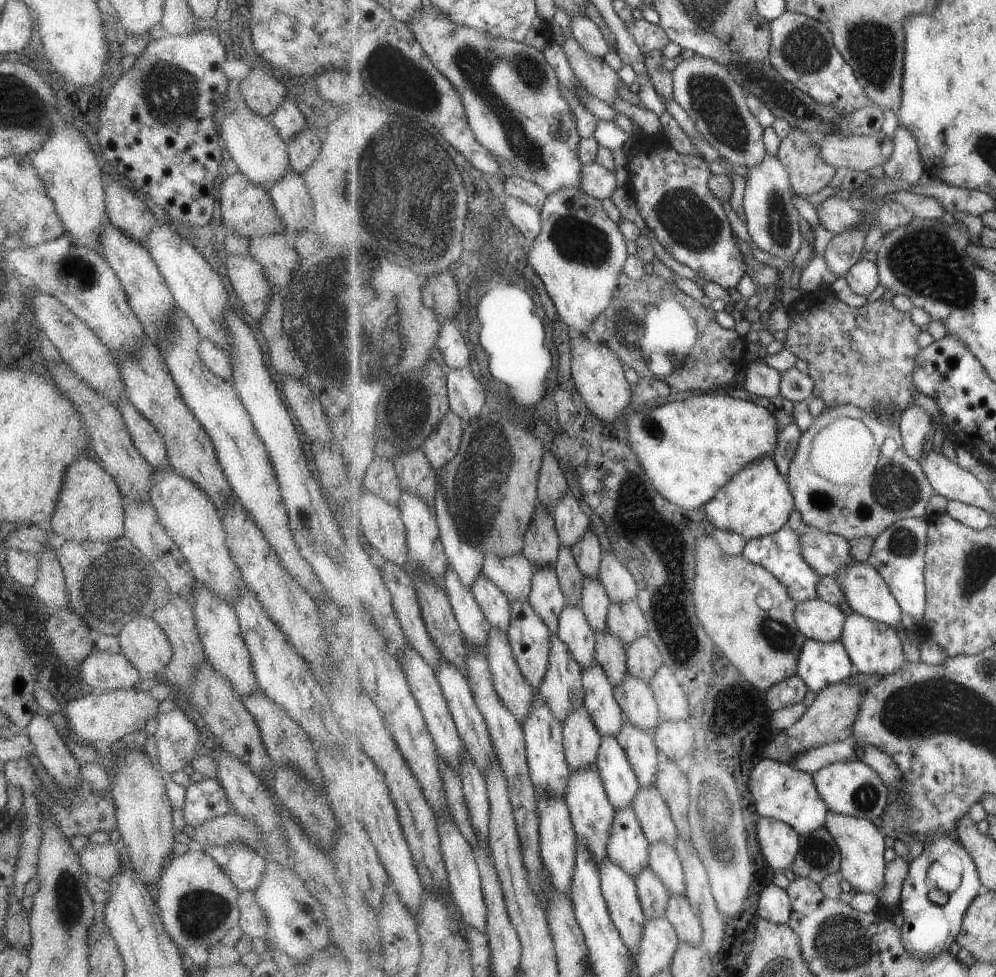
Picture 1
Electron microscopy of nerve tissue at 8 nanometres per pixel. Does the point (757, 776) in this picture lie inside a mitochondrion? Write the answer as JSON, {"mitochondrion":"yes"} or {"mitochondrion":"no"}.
{"mitochondrion":"no"}

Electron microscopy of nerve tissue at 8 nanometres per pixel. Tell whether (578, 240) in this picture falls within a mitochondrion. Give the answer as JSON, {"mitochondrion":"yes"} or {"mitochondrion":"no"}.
{"mitochondrion":"yes"}

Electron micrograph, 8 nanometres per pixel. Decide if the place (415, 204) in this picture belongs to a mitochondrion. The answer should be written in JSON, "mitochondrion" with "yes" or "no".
{"mitochondrion":"yes"}

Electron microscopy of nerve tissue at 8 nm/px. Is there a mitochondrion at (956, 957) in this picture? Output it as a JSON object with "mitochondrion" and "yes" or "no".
{"mitochondrion":"no"}

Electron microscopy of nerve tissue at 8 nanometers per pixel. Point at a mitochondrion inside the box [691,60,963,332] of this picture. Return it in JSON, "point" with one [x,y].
{"point":[779,228]}

